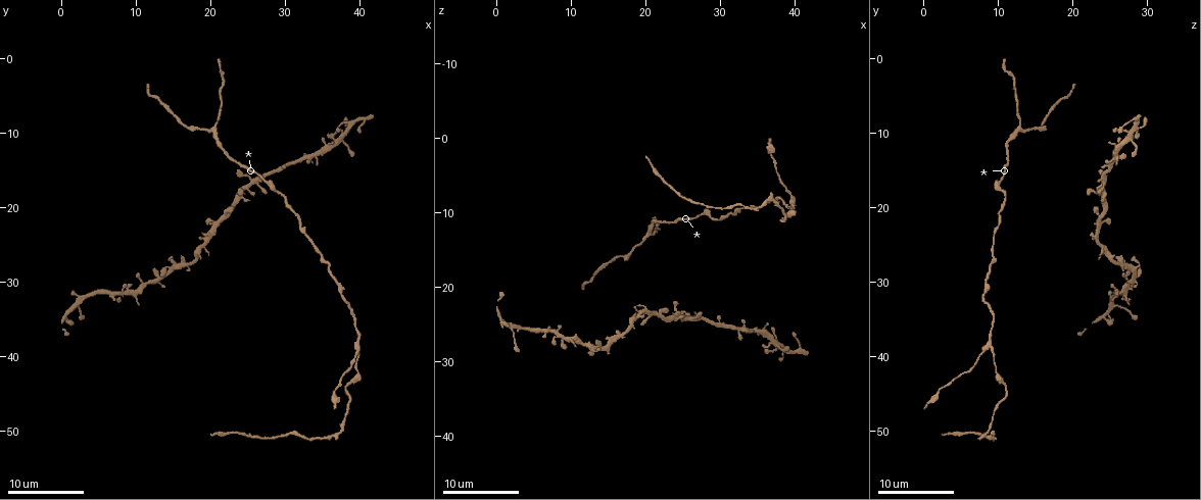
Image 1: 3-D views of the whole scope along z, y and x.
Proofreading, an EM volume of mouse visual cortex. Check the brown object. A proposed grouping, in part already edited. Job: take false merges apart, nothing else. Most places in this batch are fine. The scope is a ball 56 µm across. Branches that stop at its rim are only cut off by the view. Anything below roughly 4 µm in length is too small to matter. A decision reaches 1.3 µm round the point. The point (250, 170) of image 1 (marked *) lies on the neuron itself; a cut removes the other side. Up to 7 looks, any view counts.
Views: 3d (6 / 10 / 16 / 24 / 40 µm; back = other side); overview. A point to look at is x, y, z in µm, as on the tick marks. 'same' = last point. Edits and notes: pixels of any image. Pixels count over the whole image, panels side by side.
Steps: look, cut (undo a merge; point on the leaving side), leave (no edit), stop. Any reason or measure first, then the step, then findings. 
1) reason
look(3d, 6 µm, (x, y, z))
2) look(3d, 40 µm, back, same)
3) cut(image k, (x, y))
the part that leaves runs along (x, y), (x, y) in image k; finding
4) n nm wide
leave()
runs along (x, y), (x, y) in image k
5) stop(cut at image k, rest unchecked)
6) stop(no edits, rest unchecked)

arms part here
look(3d, 16 µm, (20.5, 9.5, 12.5))

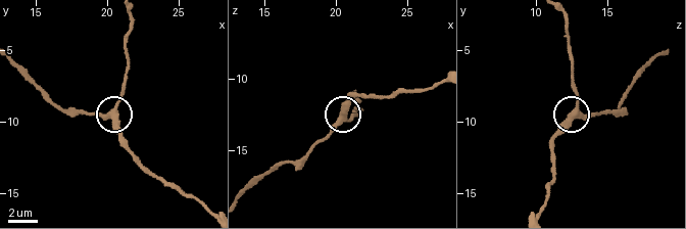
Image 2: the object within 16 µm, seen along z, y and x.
look(3d, 6 µm, (20.2, 9.4, 12.8))

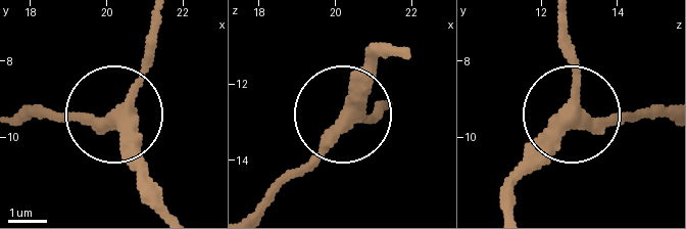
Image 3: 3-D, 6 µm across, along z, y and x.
330 nm wide
leave()
runs along (166, 204), (118, 117), (154, 19) in image 3; one neuron here

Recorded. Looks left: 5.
looks like a crossing
look(3d, 10 µm, (26.0, 16.5, 24.0))

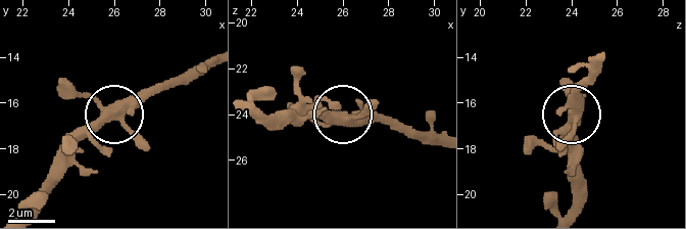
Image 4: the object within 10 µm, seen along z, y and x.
look(3d, 6 µm, (25.8, 16.7, 24.1))

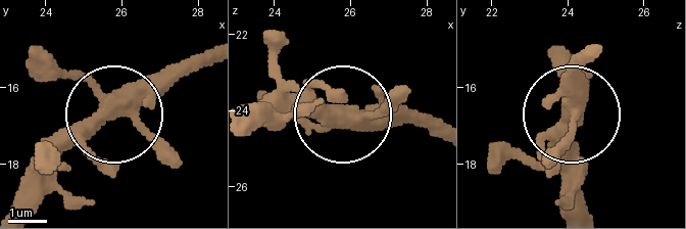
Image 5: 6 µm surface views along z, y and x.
leave()
one neuron here

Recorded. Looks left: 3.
look(3d, 16 µm, (17.5, 9.0, 16.5))

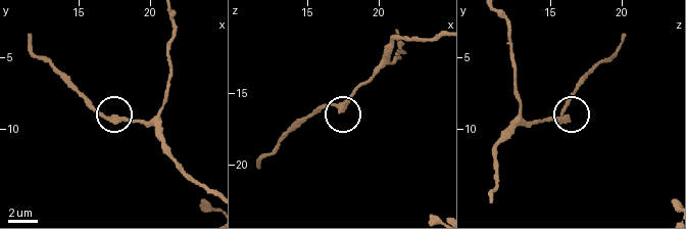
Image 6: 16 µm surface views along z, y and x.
side arm 10 µm
leave()
runs along (211, 194), (186, 172), (154, 126), (121, 121), (85, 100) in image 6; all the same neuron

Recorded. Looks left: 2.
stop(no edits, rest unchecked)

